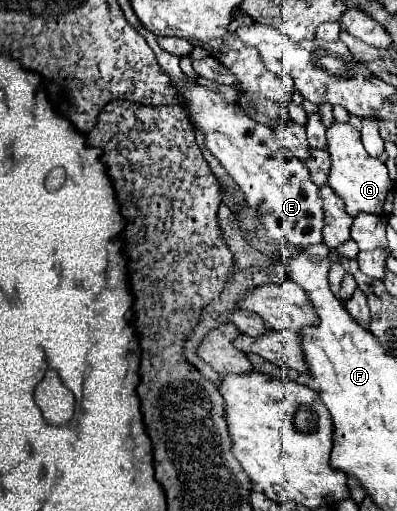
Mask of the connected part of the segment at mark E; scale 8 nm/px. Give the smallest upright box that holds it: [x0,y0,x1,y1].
[181,79,323,247]

